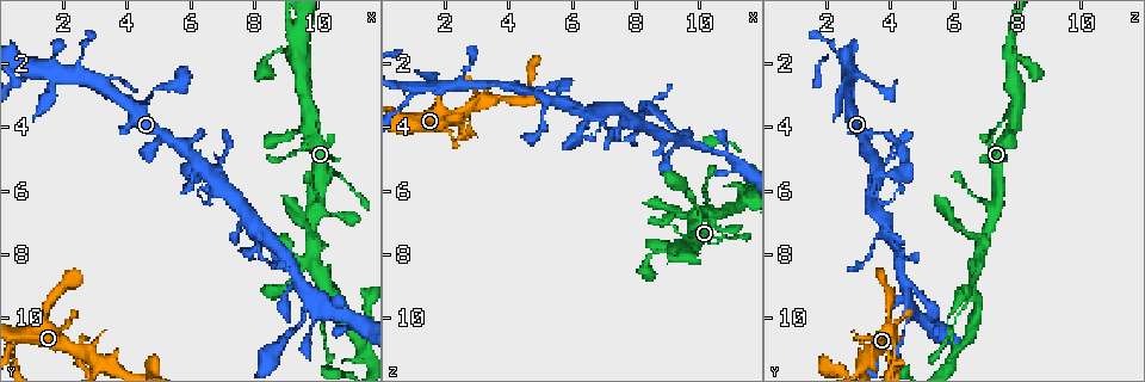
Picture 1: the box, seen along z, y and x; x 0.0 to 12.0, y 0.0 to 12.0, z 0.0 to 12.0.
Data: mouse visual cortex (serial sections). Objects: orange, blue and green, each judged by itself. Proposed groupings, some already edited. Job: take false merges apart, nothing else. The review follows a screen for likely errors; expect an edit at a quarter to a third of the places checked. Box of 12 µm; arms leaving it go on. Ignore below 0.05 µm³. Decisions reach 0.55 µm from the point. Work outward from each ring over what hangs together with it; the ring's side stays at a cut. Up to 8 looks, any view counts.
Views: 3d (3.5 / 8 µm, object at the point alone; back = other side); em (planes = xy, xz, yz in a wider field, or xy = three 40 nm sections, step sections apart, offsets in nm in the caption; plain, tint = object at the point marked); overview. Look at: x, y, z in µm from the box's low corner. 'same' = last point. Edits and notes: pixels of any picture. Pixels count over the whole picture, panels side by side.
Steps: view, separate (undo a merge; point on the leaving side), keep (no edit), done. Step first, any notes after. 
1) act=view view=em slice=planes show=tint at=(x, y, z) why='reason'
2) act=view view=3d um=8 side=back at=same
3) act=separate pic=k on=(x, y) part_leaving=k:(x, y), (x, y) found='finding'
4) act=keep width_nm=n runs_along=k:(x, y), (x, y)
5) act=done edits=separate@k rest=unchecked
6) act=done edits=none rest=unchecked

act=view view=3d um=3.5 at=(2.4, 11.0, 3.8) why='sudden change in width'

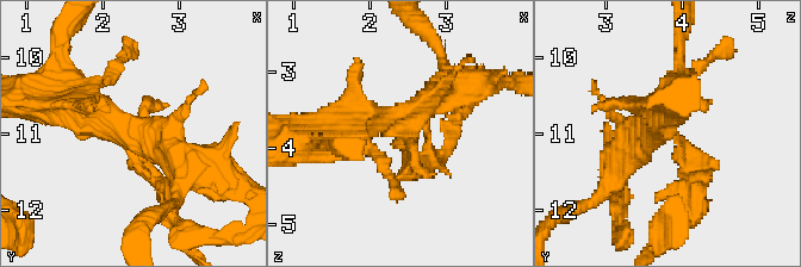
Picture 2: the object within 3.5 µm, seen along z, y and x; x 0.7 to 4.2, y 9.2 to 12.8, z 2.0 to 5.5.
act=view view=em slice=planes show=tint at=(2.40, 11.05, 3.80)

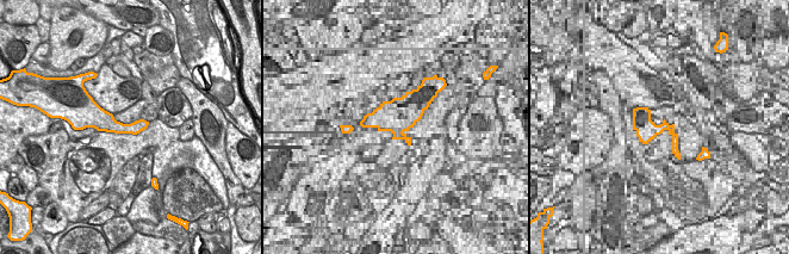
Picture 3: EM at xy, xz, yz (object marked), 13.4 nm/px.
act=separate pic=2 on=(705, 165) found='a second cell is stuck on'

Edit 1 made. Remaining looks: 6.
act=view view=3d um=3.5 at=(9.8, 8.3, 6.8) why='abrupt turn'

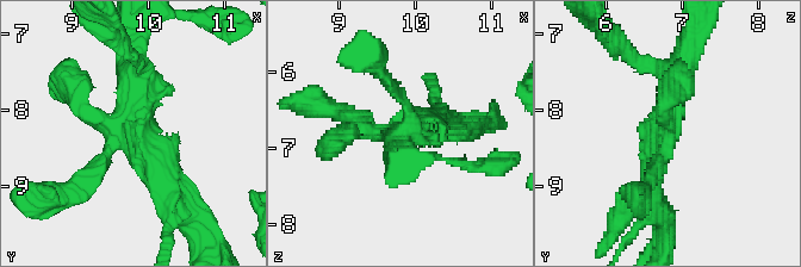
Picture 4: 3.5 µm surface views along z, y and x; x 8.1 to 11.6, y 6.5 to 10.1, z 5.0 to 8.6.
act=view view=em slice=xy step=3 show=tint at=(9.80, 8.20, 6.80)

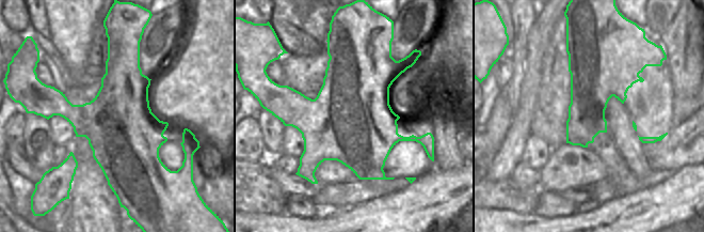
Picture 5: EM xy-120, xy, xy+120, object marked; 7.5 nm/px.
act=view view=em slice=xy step=2 show=tint at=same why='another direction'

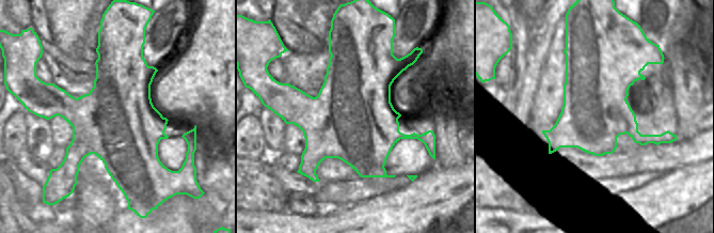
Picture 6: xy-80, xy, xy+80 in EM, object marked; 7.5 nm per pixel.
act=keep runs_along=4:(126, 51), (138, 147), (171, 193) found='all the same cell'

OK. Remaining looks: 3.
act=view view=em slice=xy step=1 show=tint at=(9.3, 4.2, 7.9) why='narrows sharply'

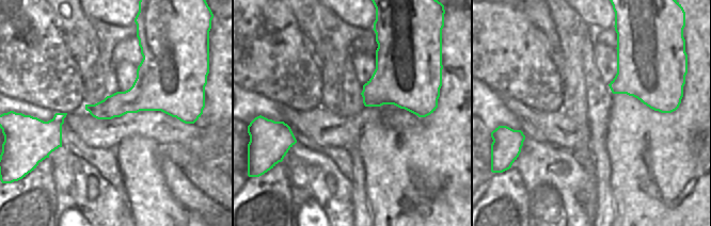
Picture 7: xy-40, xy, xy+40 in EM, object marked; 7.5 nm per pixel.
act=view view=3d um=3.5 at=same why='see where the arms go'

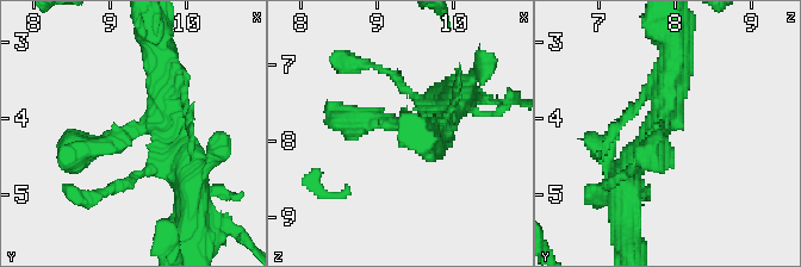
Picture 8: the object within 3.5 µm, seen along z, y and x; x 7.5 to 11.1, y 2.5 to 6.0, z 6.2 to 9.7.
act=keep arms=3 runs_along=8:(187, 151), (173, 122), (62, 151) found='one cell here'

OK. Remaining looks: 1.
act=done edits=separate@2 rest=unchecked

